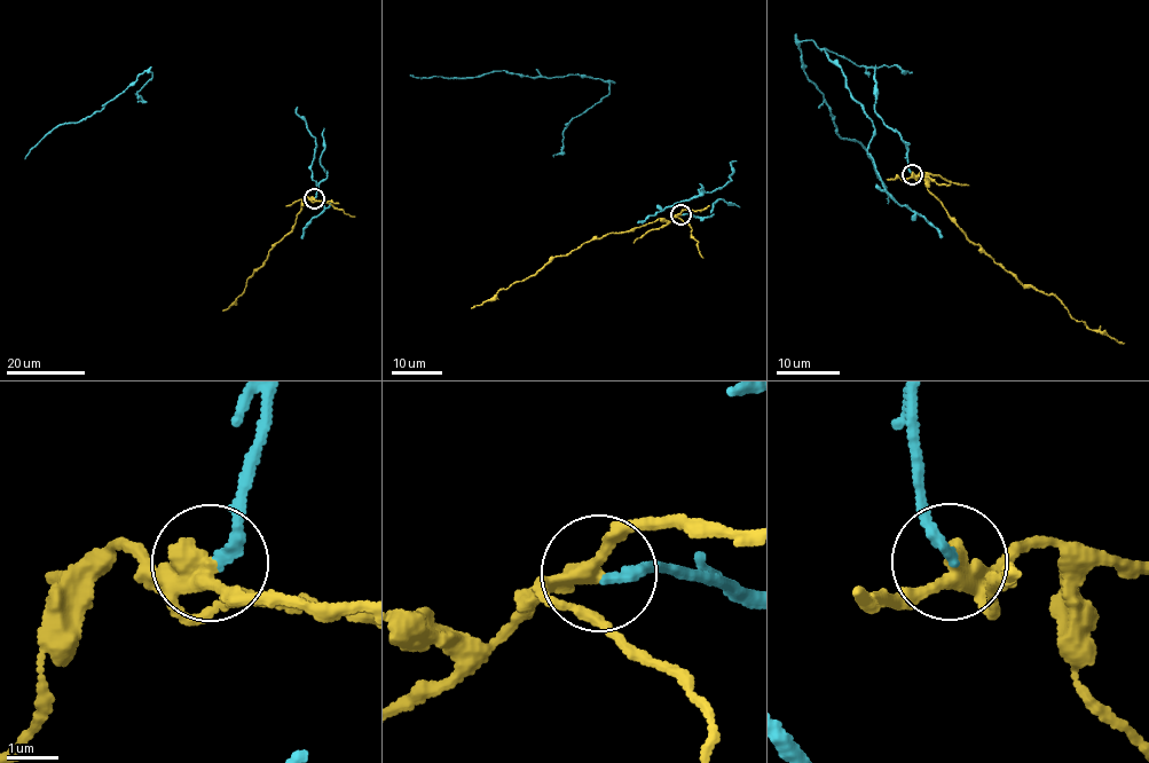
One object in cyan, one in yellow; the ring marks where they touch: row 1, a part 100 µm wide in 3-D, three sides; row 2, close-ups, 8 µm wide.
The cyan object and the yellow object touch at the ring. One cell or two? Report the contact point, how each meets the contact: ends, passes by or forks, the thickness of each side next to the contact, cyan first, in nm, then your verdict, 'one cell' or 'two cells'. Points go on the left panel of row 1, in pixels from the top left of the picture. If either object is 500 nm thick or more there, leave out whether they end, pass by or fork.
place (314, 198); cyan ends; yellow passes by; calibres 200 and 320 nm; two cells

